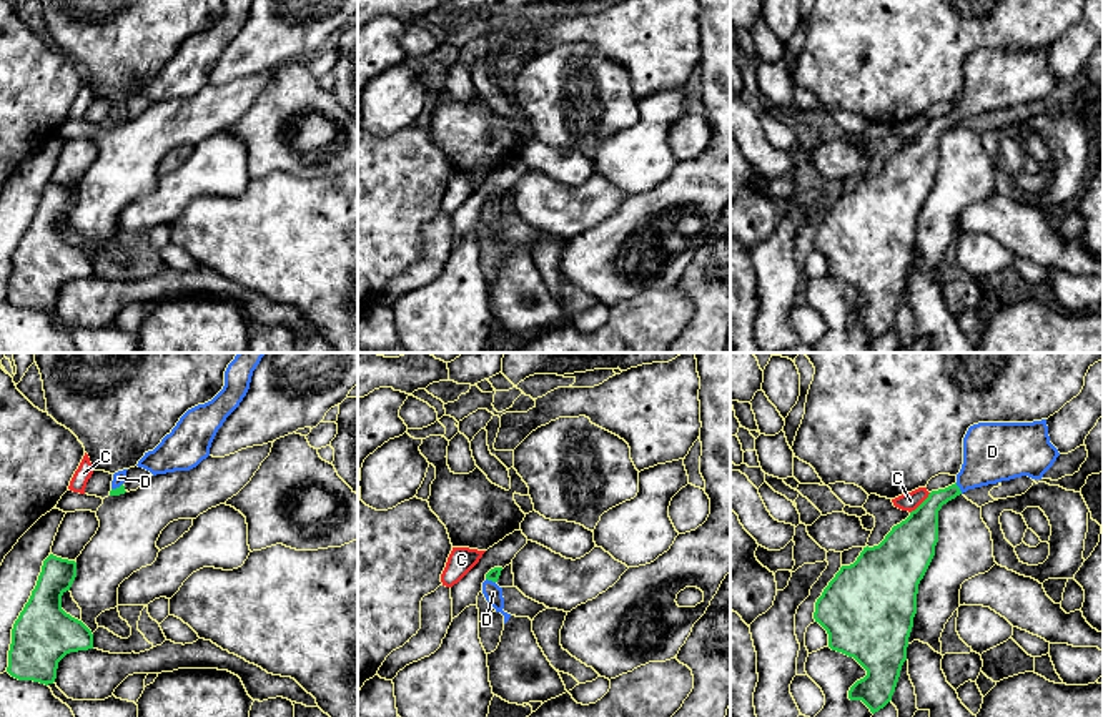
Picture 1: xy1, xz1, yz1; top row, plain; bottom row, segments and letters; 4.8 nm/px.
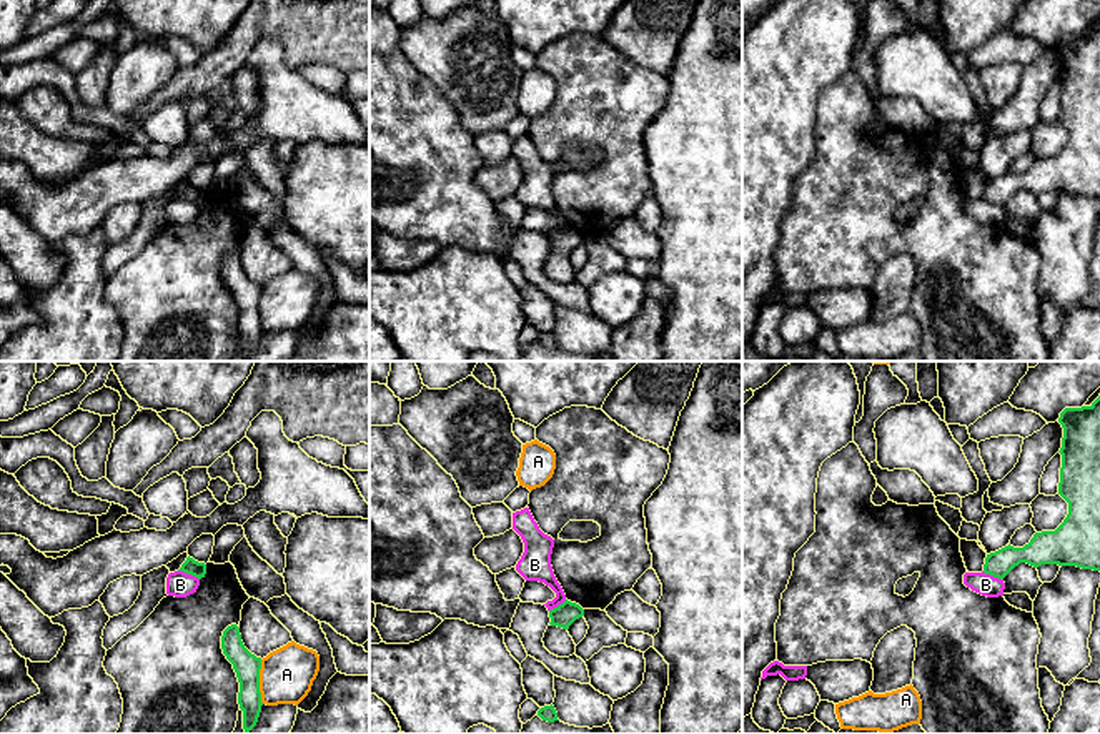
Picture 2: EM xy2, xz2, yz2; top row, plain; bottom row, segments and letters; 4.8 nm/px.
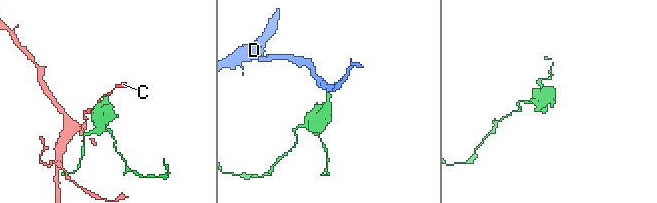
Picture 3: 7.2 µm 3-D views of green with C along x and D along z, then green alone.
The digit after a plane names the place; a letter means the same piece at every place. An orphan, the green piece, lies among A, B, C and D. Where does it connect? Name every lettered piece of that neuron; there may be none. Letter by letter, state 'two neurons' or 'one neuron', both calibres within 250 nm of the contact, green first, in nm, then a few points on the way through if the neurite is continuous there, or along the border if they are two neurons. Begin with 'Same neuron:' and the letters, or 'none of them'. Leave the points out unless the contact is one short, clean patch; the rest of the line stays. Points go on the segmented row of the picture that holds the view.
Same neuron: D
A: two neurons; calibres 130 and 260 nm; border xy2 (260, 659), (260, 699), (263, 703)
B: two neurons; calibres 80 and 130 nm; border xy2 (178, 570), (198, 580)
C: two neurons; calibres 260 and 90 nm; border yz1 (930, 493), (910, 513)
D: one neuron; calibres 160 and 280 nm; way yz1 (922, 524), (925, 514), (959, 488), (992, 451)

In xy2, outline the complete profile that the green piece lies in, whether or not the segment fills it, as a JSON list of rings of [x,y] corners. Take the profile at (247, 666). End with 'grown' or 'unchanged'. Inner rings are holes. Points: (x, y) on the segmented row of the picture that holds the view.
[[[236,624],[223,631],[221,649],[233,664],[240,682],[238,704],[243,711],[243,729],[248,734],[256,726],[263,706],[260,692],[261,657],[245,647]]] | unchanged

